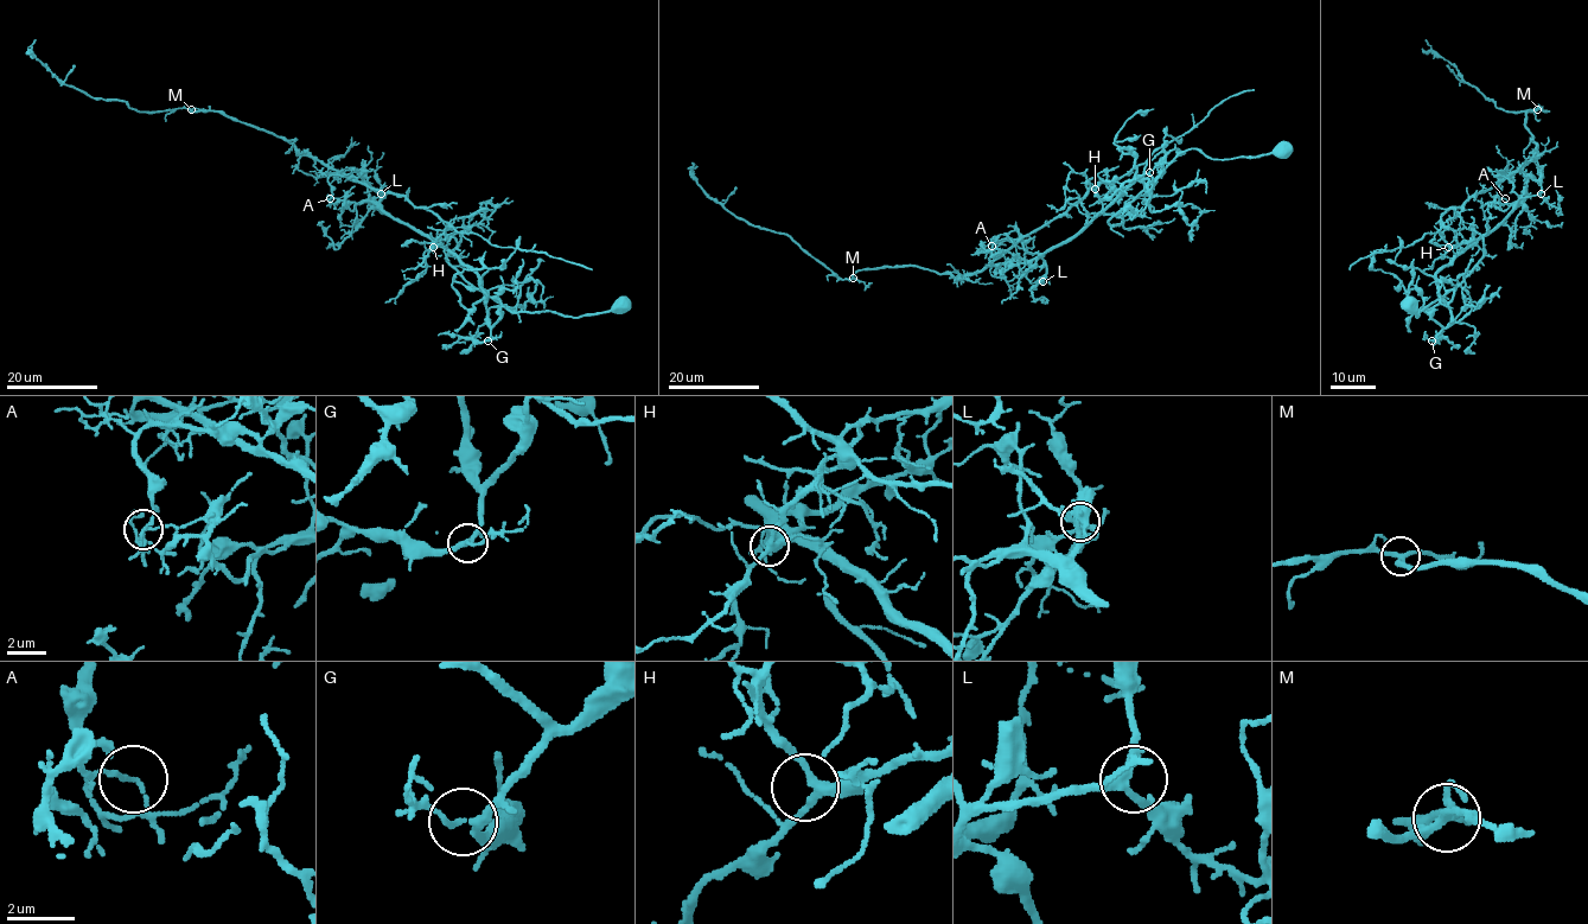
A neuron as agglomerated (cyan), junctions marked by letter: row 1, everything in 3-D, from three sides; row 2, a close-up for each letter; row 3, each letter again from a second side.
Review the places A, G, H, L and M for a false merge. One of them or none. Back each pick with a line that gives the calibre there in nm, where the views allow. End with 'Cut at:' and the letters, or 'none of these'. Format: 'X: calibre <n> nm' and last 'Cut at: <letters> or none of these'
A: calibre 80 nm
Cut at: A

